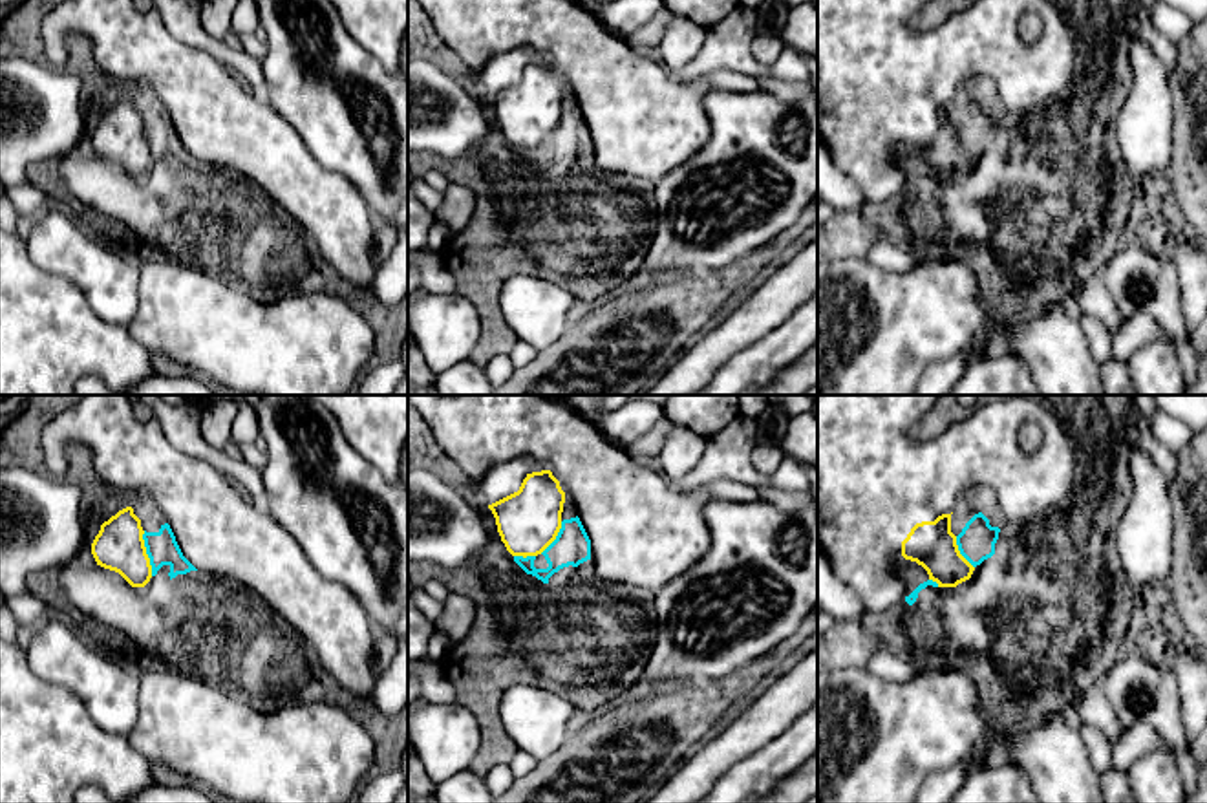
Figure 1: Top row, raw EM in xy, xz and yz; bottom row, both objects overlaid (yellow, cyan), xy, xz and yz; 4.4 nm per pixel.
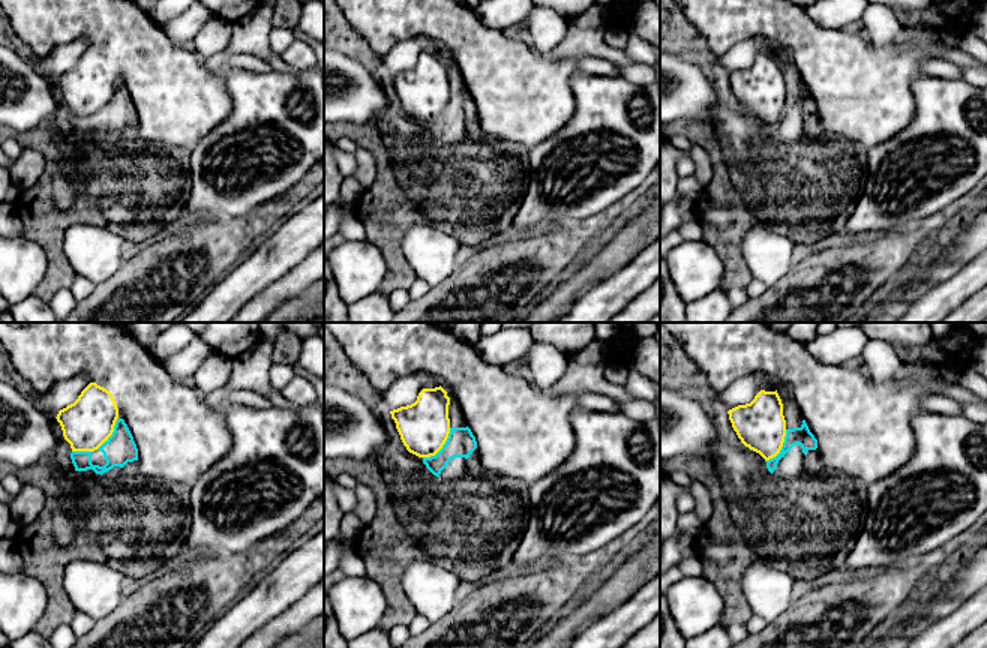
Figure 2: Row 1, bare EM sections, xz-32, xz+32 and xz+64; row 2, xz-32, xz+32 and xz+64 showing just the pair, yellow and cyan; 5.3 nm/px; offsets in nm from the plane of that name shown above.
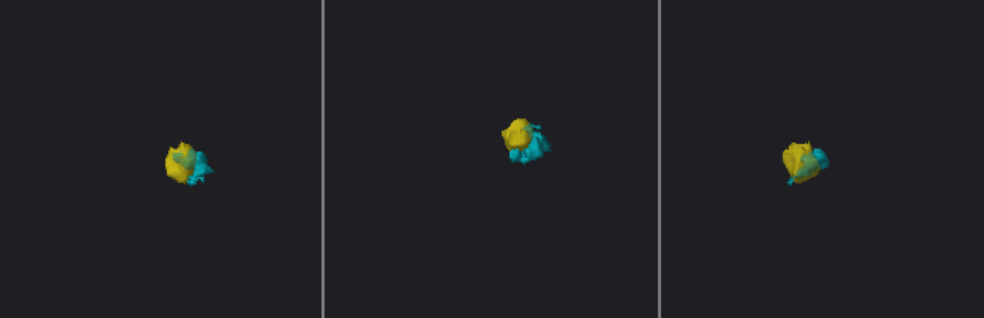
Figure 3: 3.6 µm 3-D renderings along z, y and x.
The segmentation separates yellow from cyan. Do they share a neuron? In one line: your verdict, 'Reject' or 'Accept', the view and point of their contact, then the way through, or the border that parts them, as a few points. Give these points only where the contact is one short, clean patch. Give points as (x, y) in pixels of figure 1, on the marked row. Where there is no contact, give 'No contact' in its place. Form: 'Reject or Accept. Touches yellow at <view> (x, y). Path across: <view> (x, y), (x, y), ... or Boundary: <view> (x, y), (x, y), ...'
Reject. Touches yellow at xy (145, 553). Boundary: xy (143, 531), (143, 546), (152, 575)

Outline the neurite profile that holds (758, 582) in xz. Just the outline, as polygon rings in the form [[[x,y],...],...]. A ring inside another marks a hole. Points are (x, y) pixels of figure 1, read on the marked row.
[[[711,498],[702,516],[711,538],[708,552],[657,593],[657,629],[642,677],[642,682],[653,690],[662,682],[693,684],[726,677],[790,638],[817,607],[817,512],[814,507],[788,514],[764,499]]]

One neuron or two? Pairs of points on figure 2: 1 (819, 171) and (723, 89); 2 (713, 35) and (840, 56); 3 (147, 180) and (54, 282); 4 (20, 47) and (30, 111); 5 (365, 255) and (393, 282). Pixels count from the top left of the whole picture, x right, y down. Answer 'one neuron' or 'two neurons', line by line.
1: one neuron
2: one neuron
3: one neuron
4: two neurons
5: two neurons

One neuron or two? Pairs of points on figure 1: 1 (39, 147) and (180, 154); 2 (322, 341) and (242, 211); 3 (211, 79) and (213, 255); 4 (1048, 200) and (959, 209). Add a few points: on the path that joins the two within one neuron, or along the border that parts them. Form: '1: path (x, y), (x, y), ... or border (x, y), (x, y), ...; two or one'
1: border (85, 108), (79, 139), (50, 167); two
2: border (249, 295), (337, 295); two
3: border (198, 160), (234, 169), (253, 182); two
4: path (1026, 194), (995, 192), (981, 198); one

